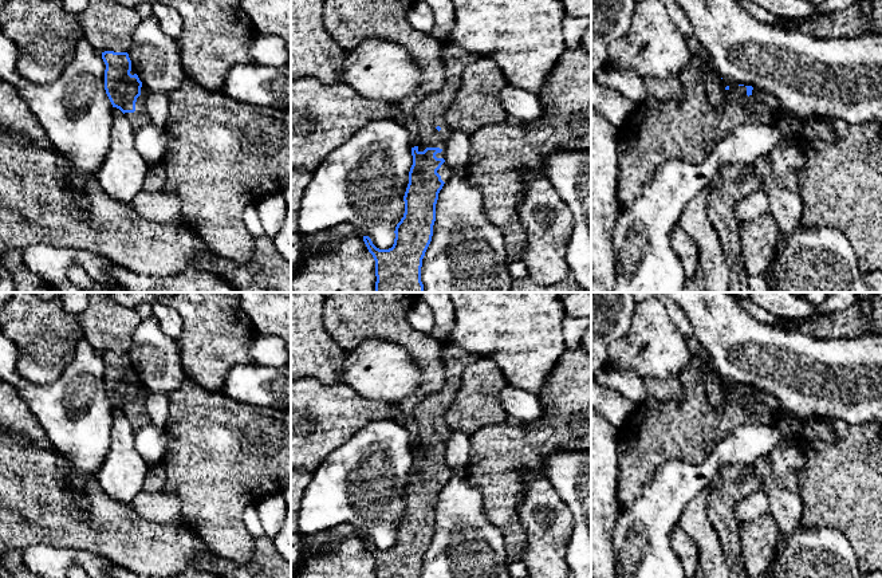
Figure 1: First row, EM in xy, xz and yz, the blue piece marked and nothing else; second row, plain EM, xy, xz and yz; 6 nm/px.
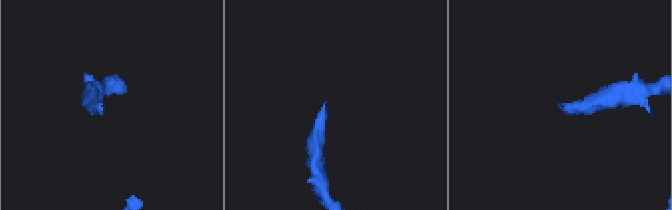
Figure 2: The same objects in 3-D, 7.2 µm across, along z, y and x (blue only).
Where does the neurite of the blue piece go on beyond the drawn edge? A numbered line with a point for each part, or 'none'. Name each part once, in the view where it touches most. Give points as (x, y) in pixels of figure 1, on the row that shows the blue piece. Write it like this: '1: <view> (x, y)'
1: xz (429, 113)

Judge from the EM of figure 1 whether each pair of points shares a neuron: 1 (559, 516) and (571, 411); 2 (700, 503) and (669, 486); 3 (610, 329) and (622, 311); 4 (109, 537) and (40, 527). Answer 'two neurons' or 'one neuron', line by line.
1: two neurons
2: two neurons
3: one neuron
4: one neuron

